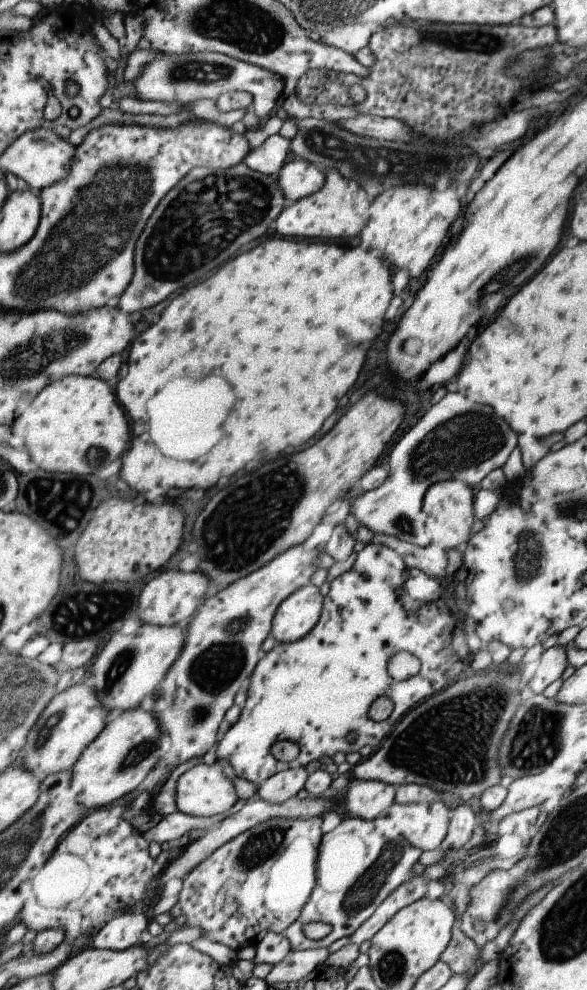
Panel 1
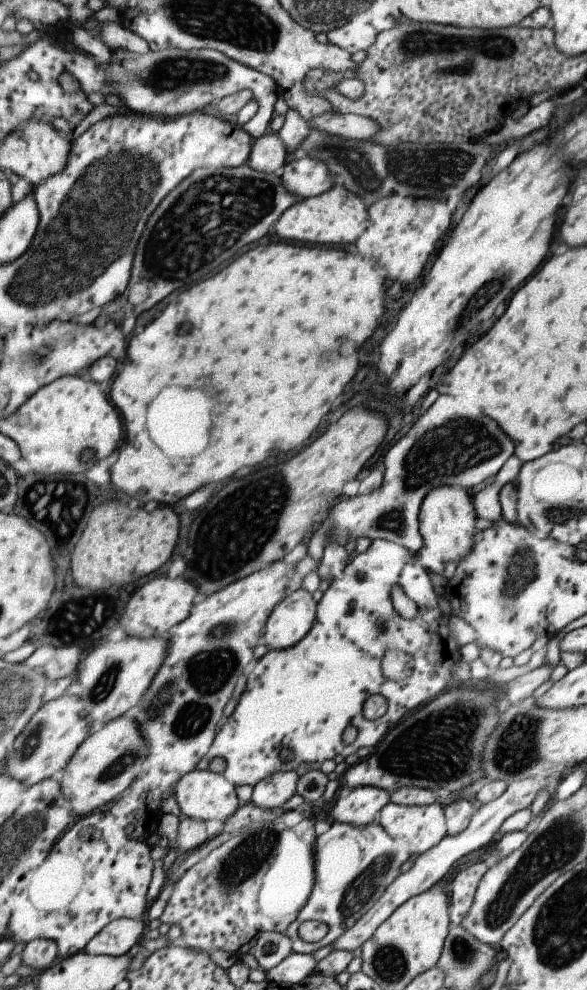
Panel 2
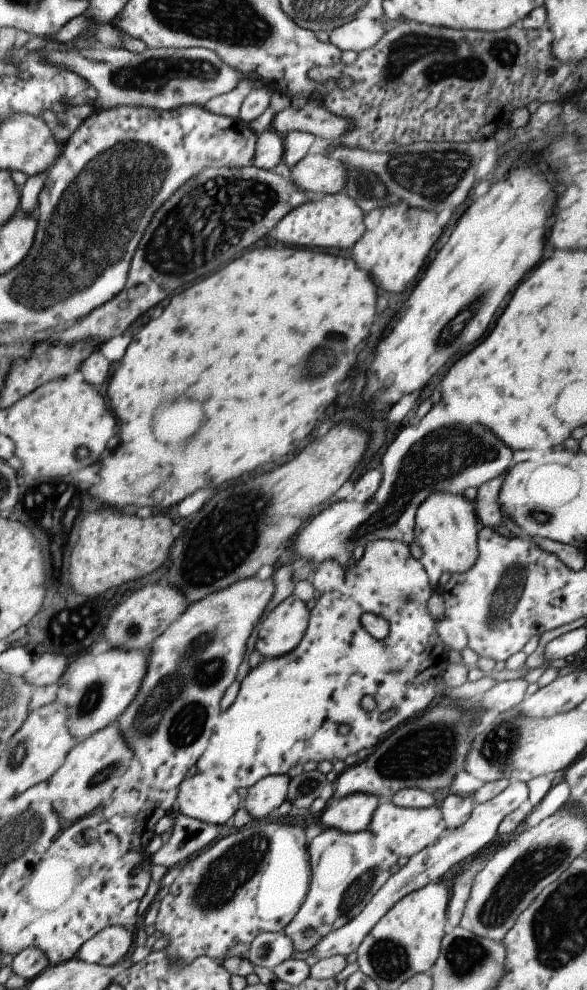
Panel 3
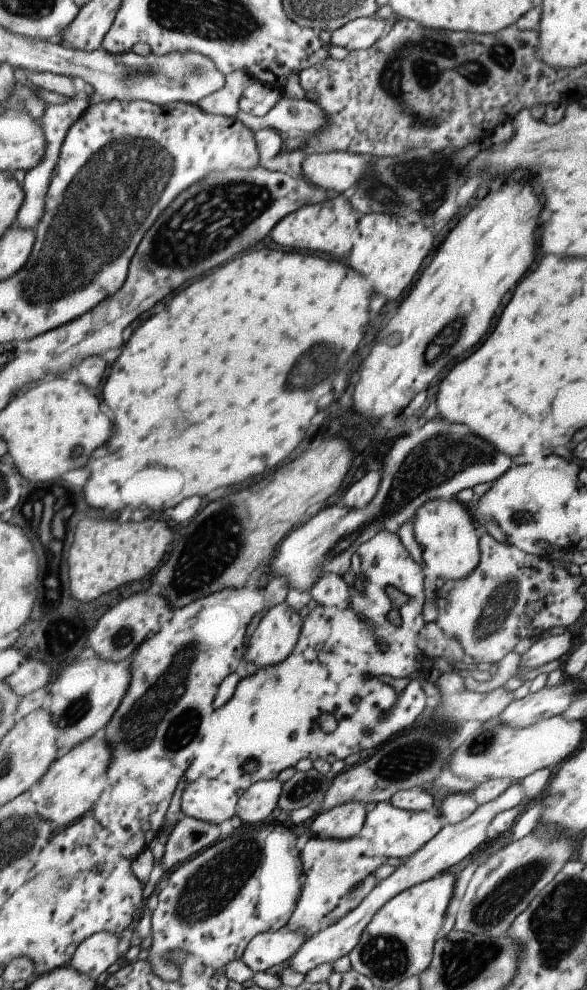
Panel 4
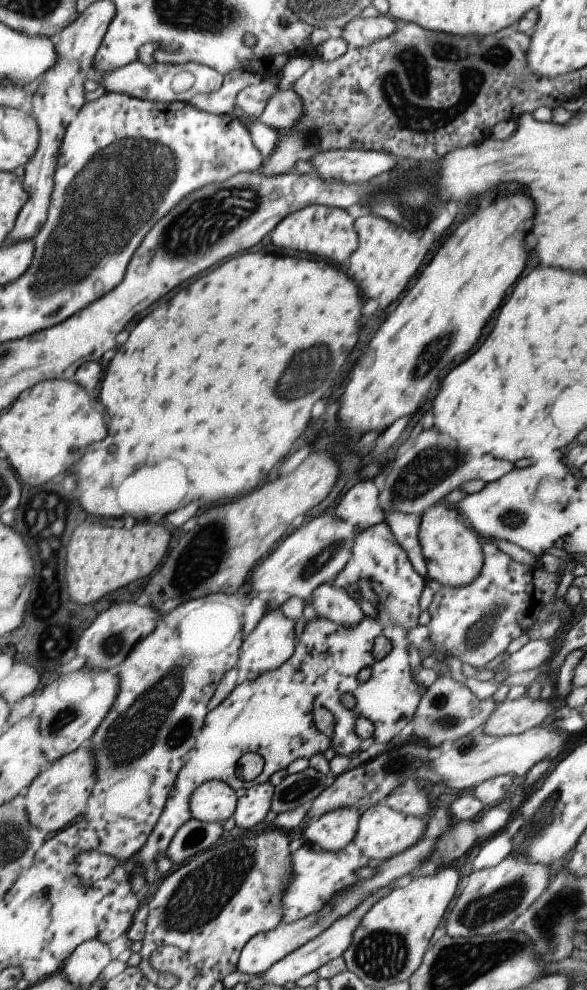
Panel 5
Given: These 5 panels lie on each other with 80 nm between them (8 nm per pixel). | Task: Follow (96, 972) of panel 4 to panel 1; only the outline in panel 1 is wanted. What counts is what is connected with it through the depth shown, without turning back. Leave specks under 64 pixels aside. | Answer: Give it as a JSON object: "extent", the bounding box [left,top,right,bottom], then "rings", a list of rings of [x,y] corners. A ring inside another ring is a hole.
{"extent":[91,910,150,951],"rings":[[[140,910],[117,915],[98,932],[91,946],[116,951],[128,949],[140,942],[141,934],[146,932],[150,921],[149,913],[143,914]]]}

